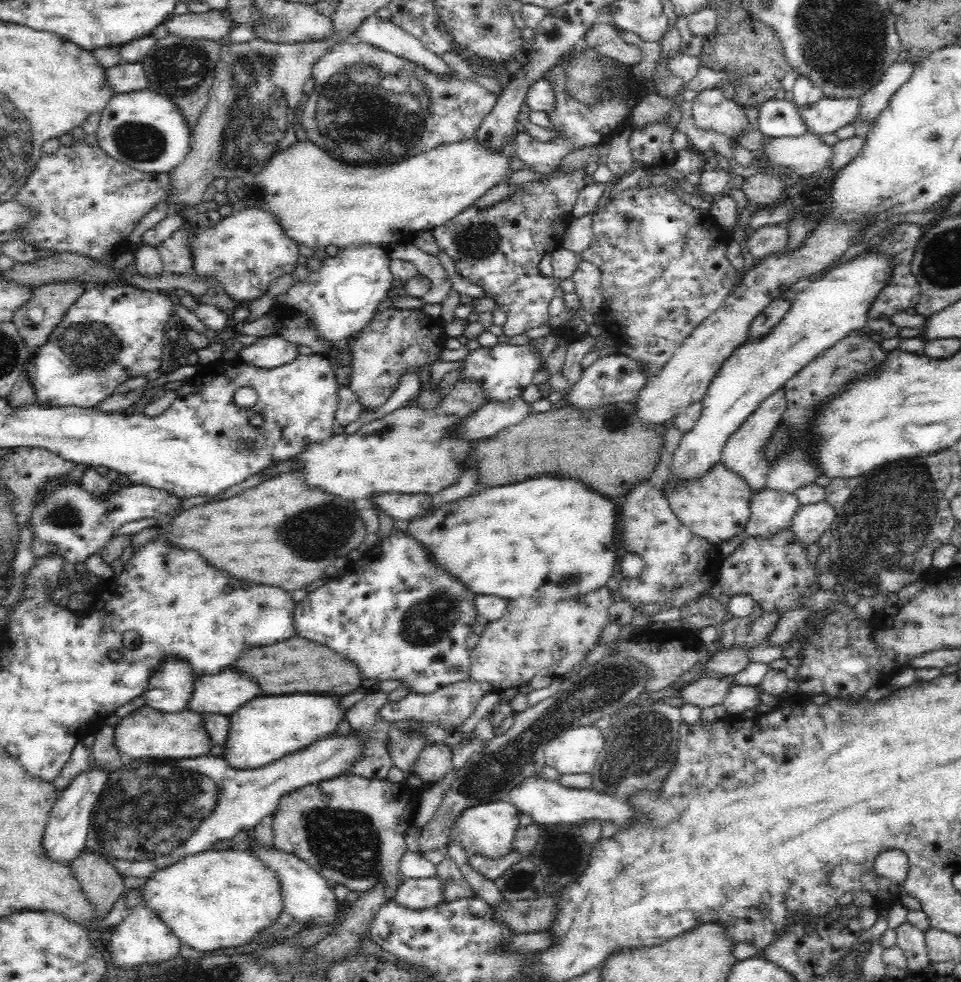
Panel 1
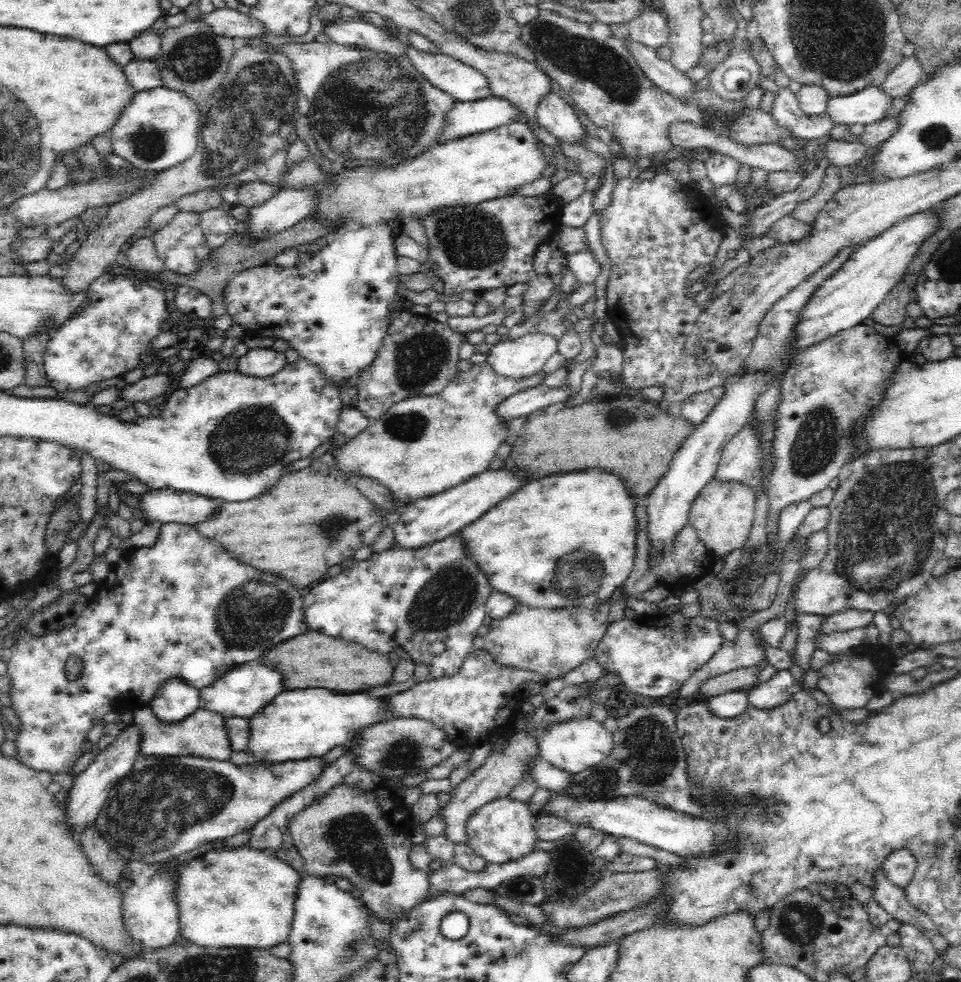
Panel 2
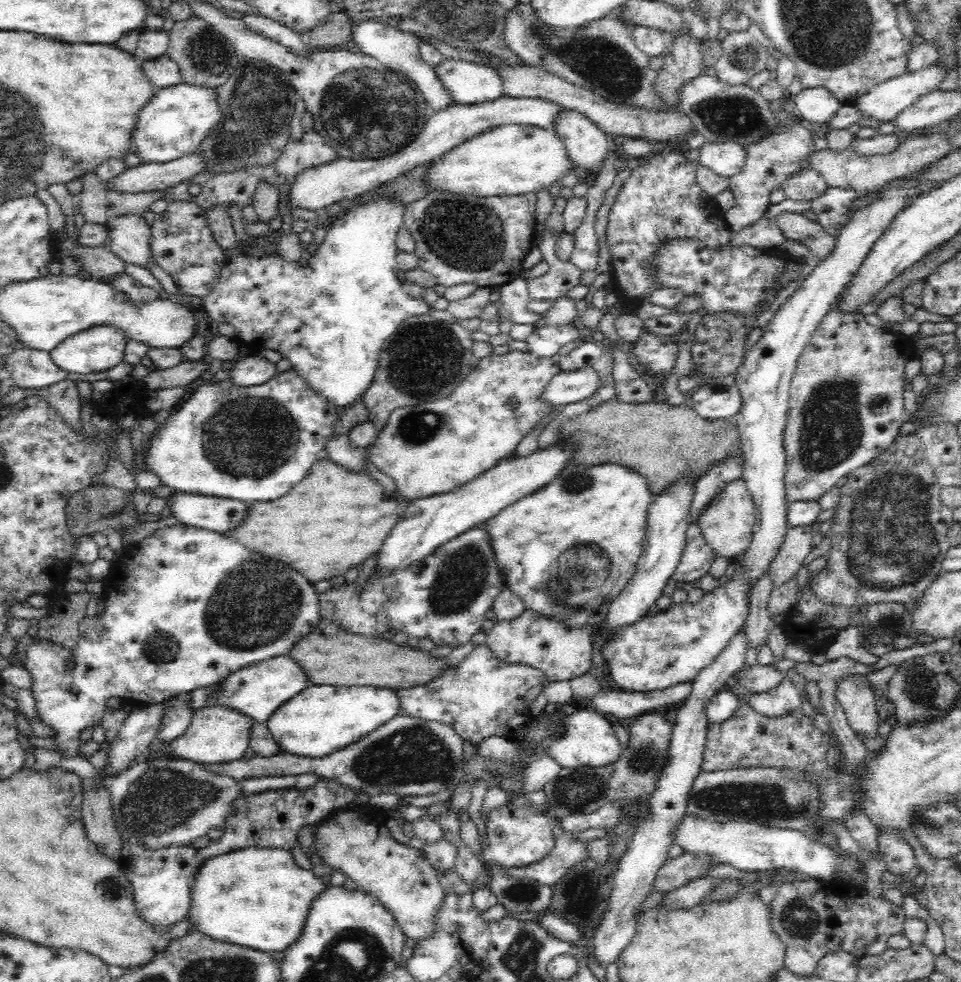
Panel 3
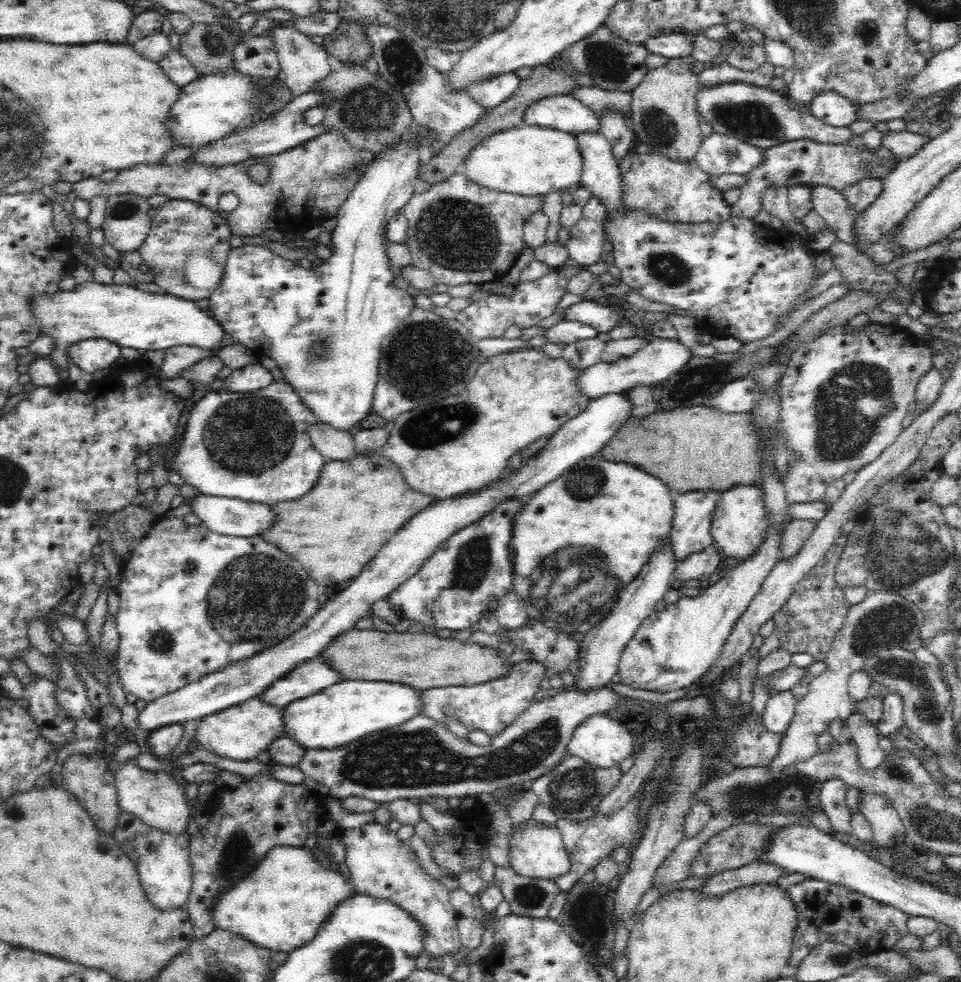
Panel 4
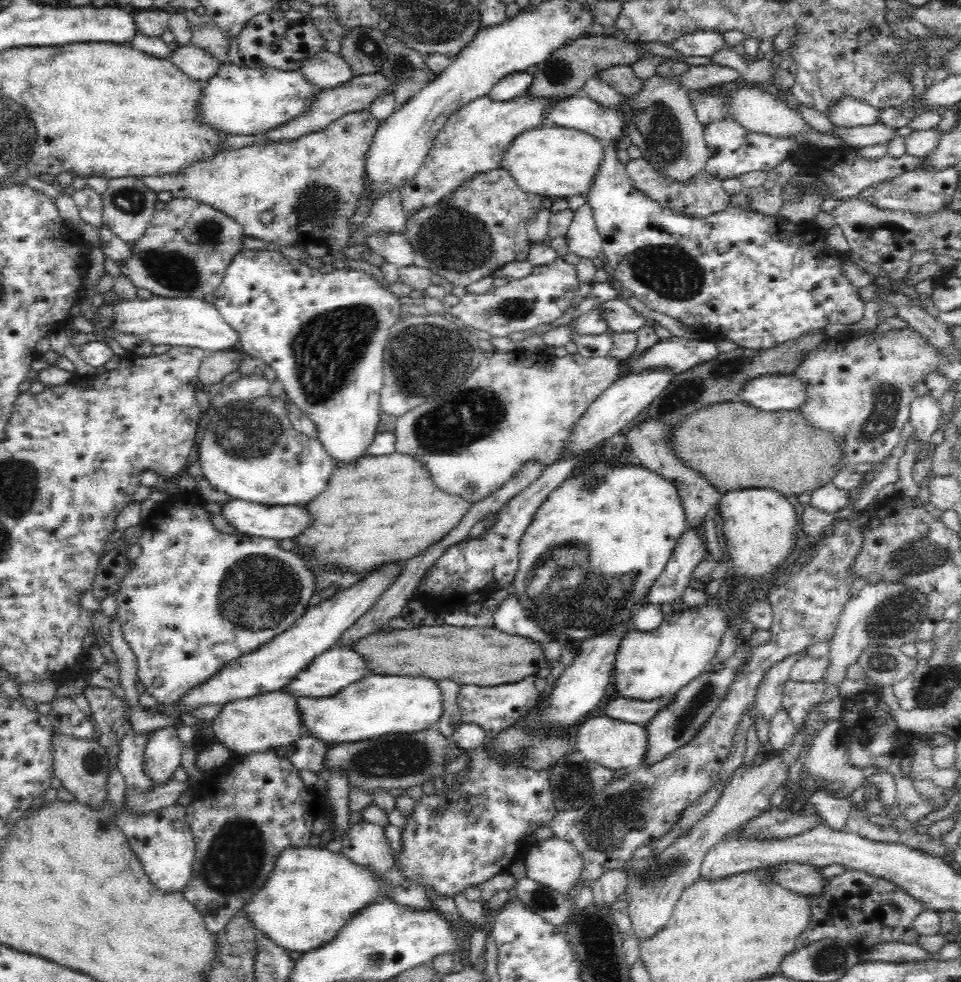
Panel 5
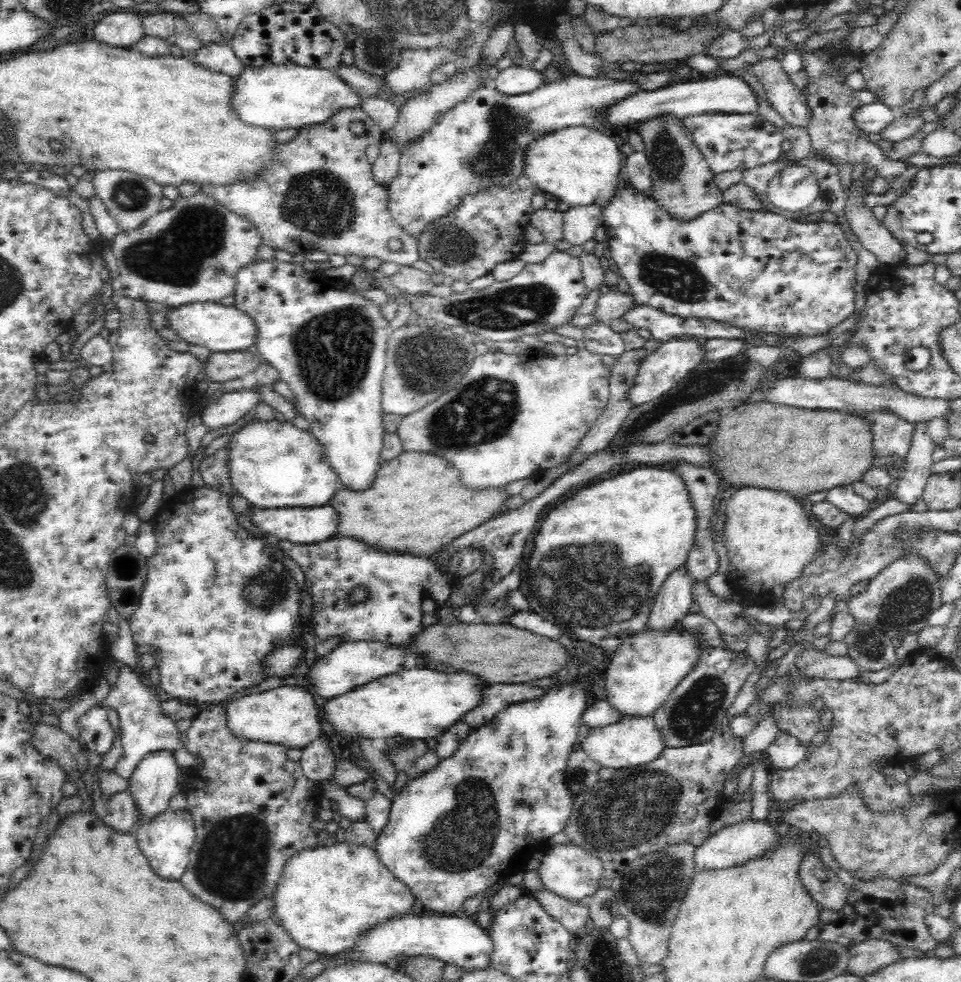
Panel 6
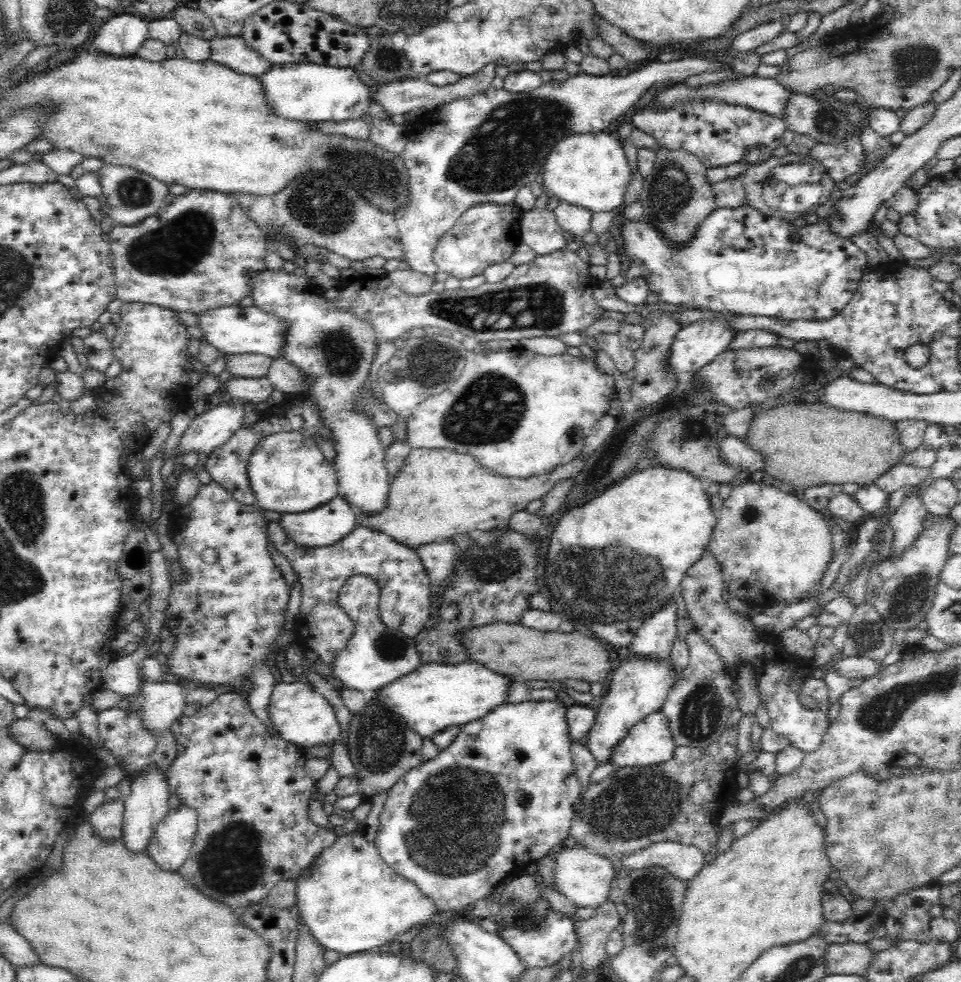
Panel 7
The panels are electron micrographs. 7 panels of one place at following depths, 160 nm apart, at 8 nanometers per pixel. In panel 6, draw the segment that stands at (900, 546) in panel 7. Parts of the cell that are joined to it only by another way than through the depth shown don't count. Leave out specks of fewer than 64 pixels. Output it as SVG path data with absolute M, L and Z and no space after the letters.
M928 420L914 423L911 449L908 449L904 457L904 470L900 474L894 497L910 506L923 496L926 483L933 473L931 471L931 466L934 464L932 454L939 447L938 443L928 436L926 431Z

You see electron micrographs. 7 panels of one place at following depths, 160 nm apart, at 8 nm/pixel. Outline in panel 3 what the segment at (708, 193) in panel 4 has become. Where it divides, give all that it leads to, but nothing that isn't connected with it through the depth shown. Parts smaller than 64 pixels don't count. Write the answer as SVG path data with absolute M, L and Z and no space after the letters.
M680 149L650 158L648 164L636 168L623 182L617 198L608 214L608 222L605 232L605 244L610 253L610 274L613 292L616 294L616 302L626 305L628 312L635 314L638 307L644 303L652 303L649 299L652 292L661 288L656 280L653 280L653 269L649 268L646 257L656 255L661 249L662 243L672 242L673 239L694 239L697 243L706 246L724 246L732 238L731 227L725 221L722 211L714 198L706 194L696 183L696 160L688 160L682 156Z

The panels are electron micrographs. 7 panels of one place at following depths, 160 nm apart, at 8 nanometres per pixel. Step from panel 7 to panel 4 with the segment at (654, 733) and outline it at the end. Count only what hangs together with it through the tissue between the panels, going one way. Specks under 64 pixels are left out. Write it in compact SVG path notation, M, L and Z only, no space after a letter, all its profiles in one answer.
M604 713L594 714L584 718L584 721L580 722L576 730L572 732L566 754L582 758L592 767L610 770L612 767L619 767L622 760L633 754L632 742L630 732L620 721L616 721Z

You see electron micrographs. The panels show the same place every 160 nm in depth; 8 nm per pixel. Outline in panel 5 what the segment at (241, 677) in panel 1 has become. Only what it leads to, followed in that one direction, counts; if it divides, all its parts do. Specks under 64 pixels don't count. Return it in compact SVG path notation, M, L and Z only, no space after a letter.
M335 646L317 656L282 689L297 699L300 697L324 698L338 694L344 686L359 681L369 669L366 659L358 652L348 647Z

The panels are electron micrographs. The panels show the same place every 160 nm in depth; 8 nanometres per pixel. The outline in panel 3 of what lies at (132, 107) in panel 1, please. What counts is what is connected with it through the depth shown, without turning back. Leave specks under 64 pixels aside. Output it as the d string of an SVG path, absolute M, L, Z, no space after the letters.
M180 83L155 91L147 104L139 110L135 132L131 133L132 153L140 162L166 164L197 152L198 144L208 130L222 120L222 111L216 103L216 90Z

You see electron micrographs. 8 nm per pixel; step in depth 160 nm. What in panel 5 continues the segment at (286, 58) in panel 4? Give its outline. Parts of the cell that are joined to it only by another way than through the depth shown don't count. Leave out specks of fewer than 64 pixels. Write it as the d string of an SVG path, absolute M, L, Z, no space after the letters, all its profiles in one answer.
M320 50L316 54L306 54L306 58L296 68L313 87L324 89L344 84L352 78L350 65L342 55Z

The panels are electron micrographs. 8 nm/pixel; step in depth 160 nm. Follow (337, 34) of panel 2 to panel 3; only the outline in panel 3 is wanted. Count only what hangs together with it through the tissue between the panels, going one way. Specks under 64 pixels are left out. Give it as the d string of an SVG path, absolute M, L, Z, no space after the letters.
M363 21L352 24L350 40L360 48L360 52L374 57L381 65L409 78L421 92L425 104L434 113L455 104L451 95L444 89L443 82L436 77L434 68L423 61L420 56L419 41L412 33L400 31L385 23Z

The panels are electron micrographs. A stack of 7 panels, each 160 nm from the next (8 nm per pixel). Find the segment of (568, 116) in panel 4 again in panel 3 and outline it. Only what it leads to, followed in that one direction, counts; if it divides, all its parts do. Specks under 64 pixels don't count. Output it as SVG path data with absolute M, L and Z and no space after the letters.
M507 96L498 97L496 101L484 102L480 105L454 104L446 106L428 118L416 138L408 145L399 151L385 155L384 158L349 159L338 157L329 164L304 170L303 173L295 177L295 181L290 185L288 196L290 210L303 208L321 213L326 206L330 206L334 202L349 200L358 194L368 192L372 188L400 177L414 168L430 164L440 154L452 150L469 138L502 125L526 125L550 129L561 109L559 104L550 102L548 99Z

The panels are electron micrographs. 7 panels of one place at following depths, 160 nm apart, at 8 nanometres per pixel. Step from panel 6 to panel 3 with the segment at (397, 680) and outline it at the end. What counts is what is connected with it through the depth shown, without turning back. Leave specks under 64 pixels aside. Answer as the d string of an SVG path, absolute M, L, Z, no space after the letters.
M310 684L284 702L265 723L280 752L306 758L324 758L390 721L399 714L399 708L399 695L390 692L388 687Z

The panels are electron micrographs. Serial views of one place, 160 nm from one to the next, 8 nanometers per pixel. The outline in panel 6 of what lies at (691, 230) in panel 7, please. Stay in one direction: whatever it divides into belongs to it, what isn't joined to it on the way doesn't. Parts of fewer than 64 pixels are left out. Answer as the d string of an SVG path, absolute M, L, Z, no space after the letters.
M660 114L660 120L664 120L666 126L656 126L654 130L652 126L637 128L644 142L643 151L650 162L653 180L651 189L644 193L656 201L669 216L680 221L691 221L724 203L723 191L714 183L715 175L689 132L681 124L681 119L673 114Z

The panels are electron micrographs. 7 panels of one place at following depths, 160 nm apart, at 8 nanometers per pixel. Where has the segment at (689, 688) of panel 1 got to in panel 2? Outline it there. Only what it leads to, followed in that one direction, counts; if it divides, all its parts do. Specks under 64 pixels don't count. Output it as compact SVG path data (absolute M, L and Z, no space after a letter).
M756 666L732 670L732 672L706 680L696 692L704 702L708 702L711 698L730 691L749 691L758 673Z

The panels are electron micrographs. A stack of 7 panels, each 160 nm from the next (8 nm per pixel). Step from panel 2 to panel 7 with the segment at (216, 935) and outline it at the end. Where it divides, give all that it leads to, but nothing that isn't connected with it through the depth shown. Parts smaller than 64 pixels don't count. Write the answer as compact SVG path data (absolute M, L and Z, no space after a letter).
M354 832L336 838L332 846L314 859L314 866L293 882L296 884L296 900L292 912L297 921L310 931L312 939L316 939L324 950L334 950L341 956L371 951L386 942L393 942L398 934L425 923L437 912L435 904L414 882L399 876L382 860L372 843Z

